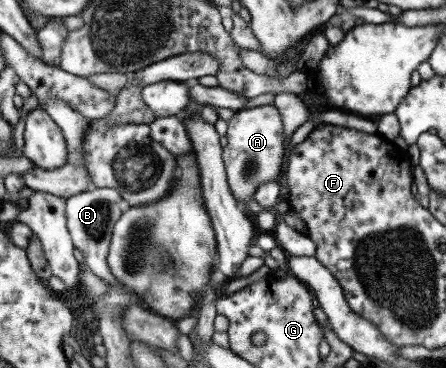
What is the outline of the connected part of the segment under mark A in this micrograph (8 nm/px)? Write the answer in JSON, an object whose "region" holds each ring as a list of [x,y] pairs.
{"region":[[[273,104],[262,105],[247,109],[236,110],[226,122],[225,139],[227,144],[222,148],[221,161],[225,172],[225,181],[231,195],[244,212],[247,212],[248,203],[252,200],[253,192],[264,181],[277,181],[280,176],[281,163],[283,163],[284,143],[283,124],[281,114]]]}

